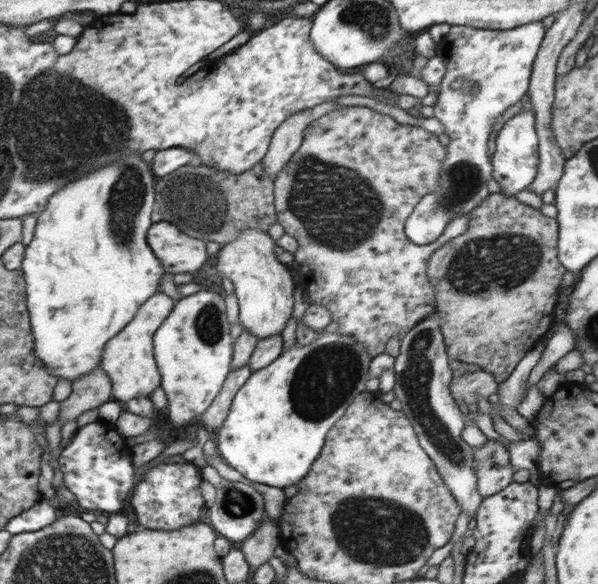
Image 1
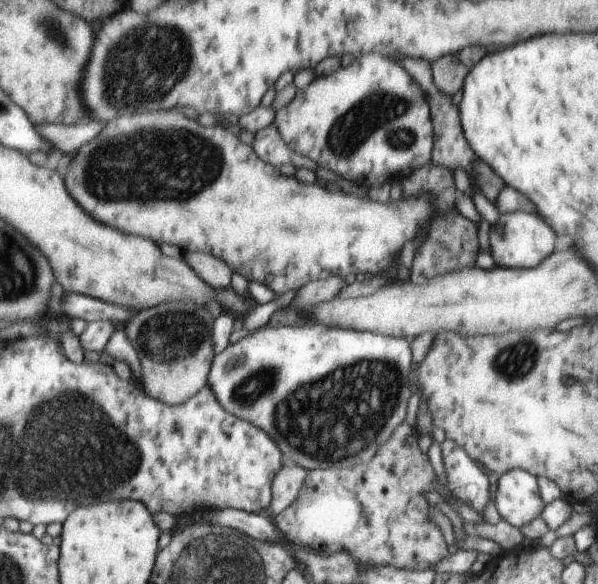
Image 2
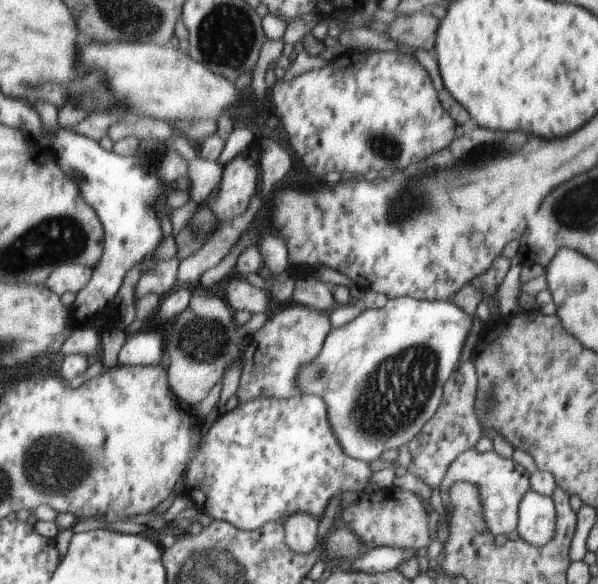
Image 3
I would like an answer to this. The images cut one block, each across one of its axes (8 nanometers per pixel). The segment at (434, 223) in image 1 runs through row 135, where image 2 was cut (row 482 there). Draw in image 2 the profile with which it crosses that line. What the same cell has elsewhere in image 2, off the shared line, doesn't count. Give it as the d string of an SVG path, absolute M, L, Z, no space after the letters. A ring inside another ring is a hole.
M445 440L441 444L441 453L451 493L482 514L490 502L488 476L470 455L452 440Z

